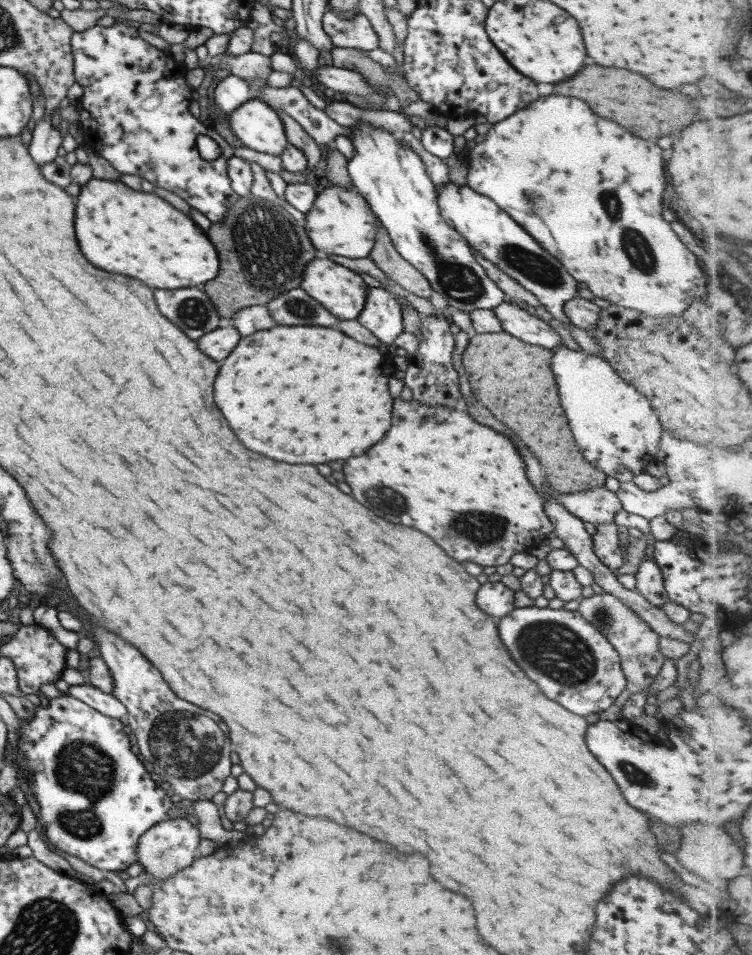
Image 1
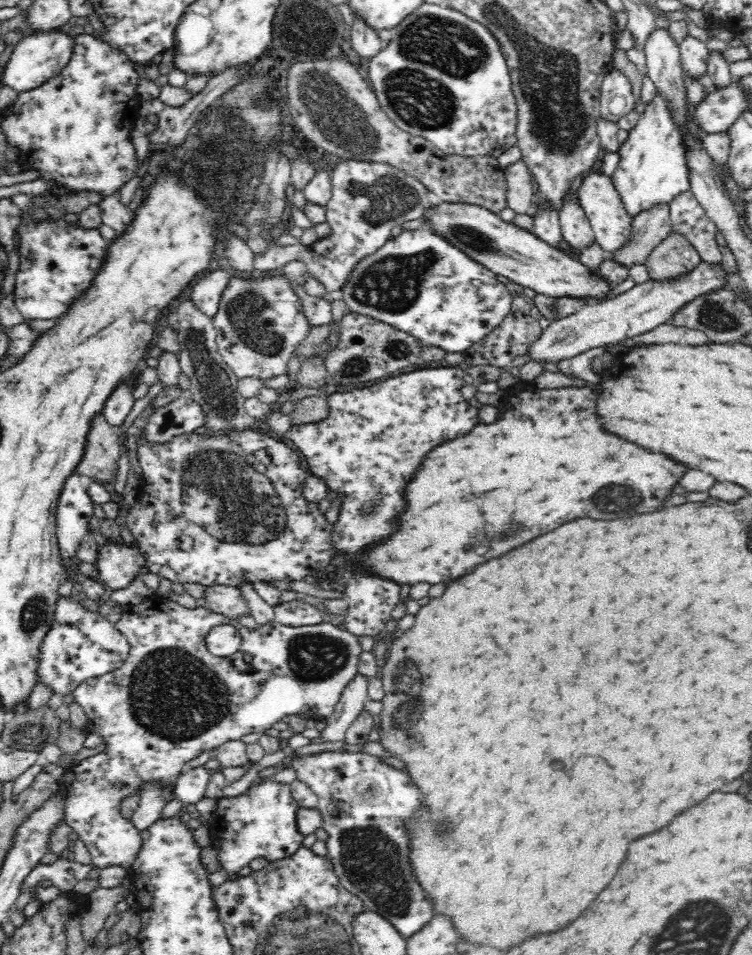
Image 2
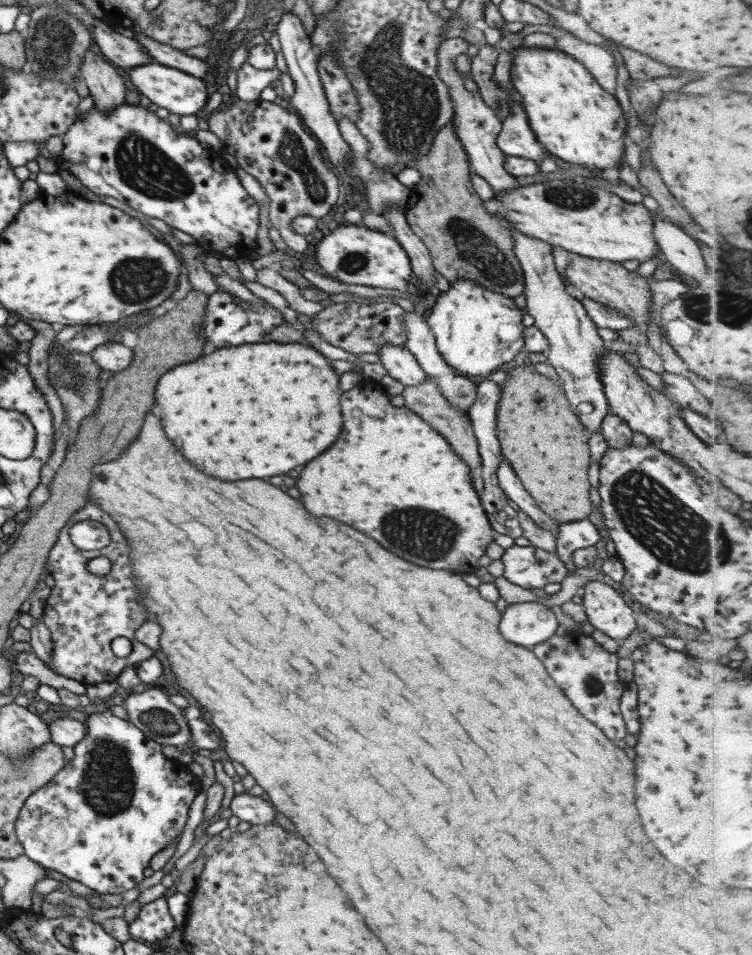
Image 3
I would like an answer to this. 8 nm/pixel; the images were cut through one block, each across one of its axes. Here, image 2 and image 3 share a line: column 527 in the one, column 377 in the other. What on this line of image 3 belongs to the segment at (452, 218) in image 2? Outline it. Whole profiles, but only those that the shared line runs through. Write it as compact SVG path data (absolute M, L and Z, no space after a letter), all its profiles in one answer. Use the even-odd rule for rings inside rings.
M349 223L338 226L332 225L327 235L318 236L317 243L310 248L308 257L319 270L325 271L334 279L339 279L339 282L349 284L401 290L405 288L407 280L413 277L409 257L407 257L403 248L393 236L390 233L376 231L365 226L351 225Z

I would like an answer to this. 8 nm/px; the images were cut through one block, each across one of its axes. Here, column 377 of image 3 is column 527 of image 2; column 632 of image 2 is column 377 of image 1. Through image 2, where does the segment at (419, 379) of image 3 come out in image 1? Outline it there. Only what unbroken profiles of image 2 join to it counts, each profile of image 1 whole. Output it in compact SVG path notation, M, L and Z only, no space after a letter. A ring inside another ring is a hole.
M367 287L365 304L357 315L357 322L367 328L381 343L391 344L403 332L402 312L395 296L382 287Z

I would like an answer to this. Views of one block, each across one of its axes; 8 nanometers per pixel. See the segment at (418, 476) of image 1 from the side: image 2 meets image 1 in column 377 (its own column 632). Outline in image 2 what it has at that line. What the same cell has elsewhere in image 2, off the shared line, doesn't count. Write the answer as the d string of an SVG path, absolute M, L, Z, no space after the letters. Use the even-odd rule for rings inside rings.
M567 386L564 388L550 390L532 390L510 394L504 399L504 406L498 408L498 422L496 424L480 424L474 428L474 434L468 434L464 438L452 440L450 444L442 444L436 448L426 462L422 464L422 470L418 472L416 480L408 486L408 500L410 500L410 510L402 516L402 532L398 532L390 542L378 546L372 552L366 552L361 557L360 563L370 567L372 571L378 573L380 577L386 577L387 580L398 582L399 584L418 584L418 582L428 582L431 586L438 583L448 585L454 578L460 578L464 574L470 574L474 566L484 564L492 558L500 558L506 552L512 552L514 548L520 548L538 536L544 536L548 532L554 532L566 522L574 522L578 518L592 518L592 520L602 520L610 522L616 518L626 518L626 516L636 516L636 514L648 514L648 512L658 512L666 506L666 500L672 496L672 490L680 484L684 474L688 472L688 466L668 458L666 454L656 454L650 448L644 448L640 444L628 442L620 438L614 432L604 430L600 416L598 416L598 400L600 400L600 390L594 388L576 388L576 386Z

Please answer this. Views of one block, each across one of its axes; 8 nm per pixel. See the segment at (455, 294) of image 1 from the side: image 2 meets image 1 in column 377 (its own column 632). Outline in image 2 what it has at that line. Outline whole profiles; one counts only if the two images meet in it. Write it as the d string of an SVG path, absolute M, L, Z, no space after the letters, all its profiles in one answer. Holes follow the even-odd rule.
M659 94L640 121L631 128L625 142L619 146L618 168L610 176L622 201L624 212L634 219L654 206L669 206L676 196L691 190L686 168L685 146L678 127L668 115L668 105Z

